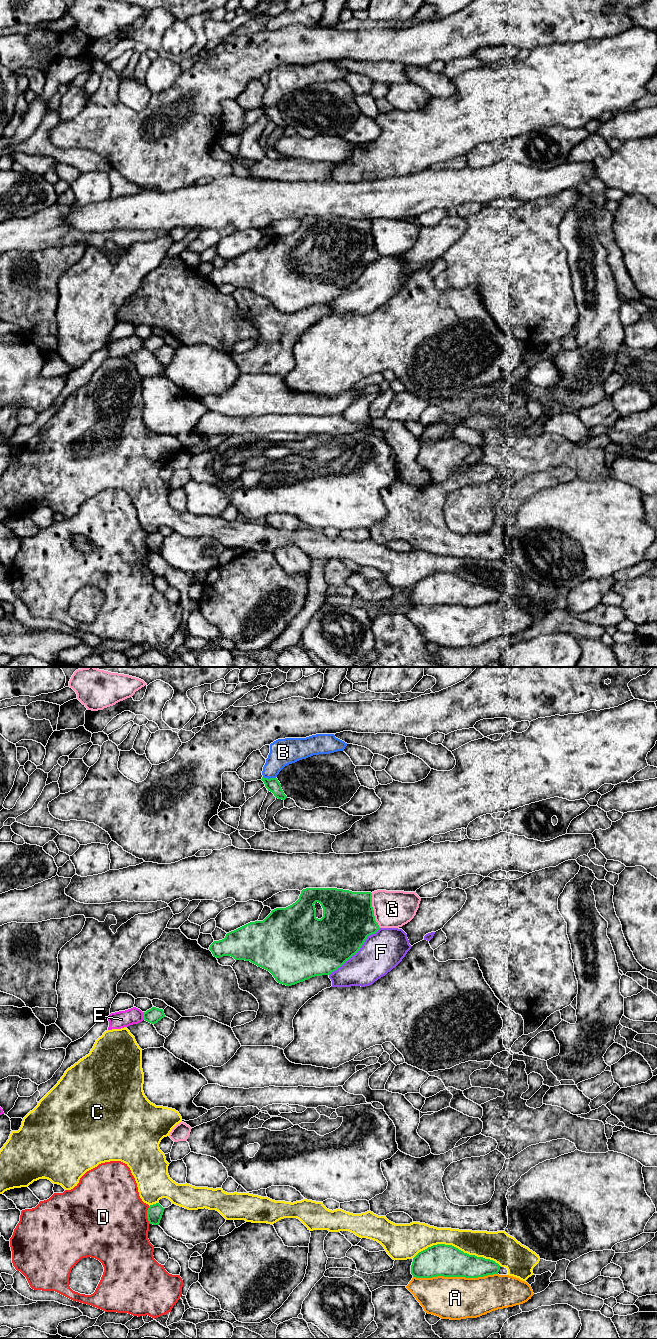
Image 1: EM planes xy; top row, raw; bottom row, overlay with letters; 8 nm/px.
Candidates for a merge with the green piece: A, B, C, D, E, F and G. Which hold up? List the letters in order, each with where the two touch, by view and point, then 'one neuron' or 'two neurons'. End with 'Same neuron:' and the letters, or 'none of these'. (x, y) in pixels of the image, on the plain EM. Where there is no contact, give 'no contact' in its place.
A: meets green in xy at (455, 604); two neurons
B: meets green in xy at (270, 106); two neurons
C: meets green in xy at (457, 576); two neurons
D: meets green in xy at (147, 543); two neurons
E: meets green in xy at (143, 344); two neurons
F: meets green in xy at (356, 280); two neurons
G: meets green in xy at (373, 238); two neurons
Same neuron: none of these

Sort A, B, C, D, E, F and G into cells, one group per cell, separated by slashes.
A / B / C / D / E / F / G

